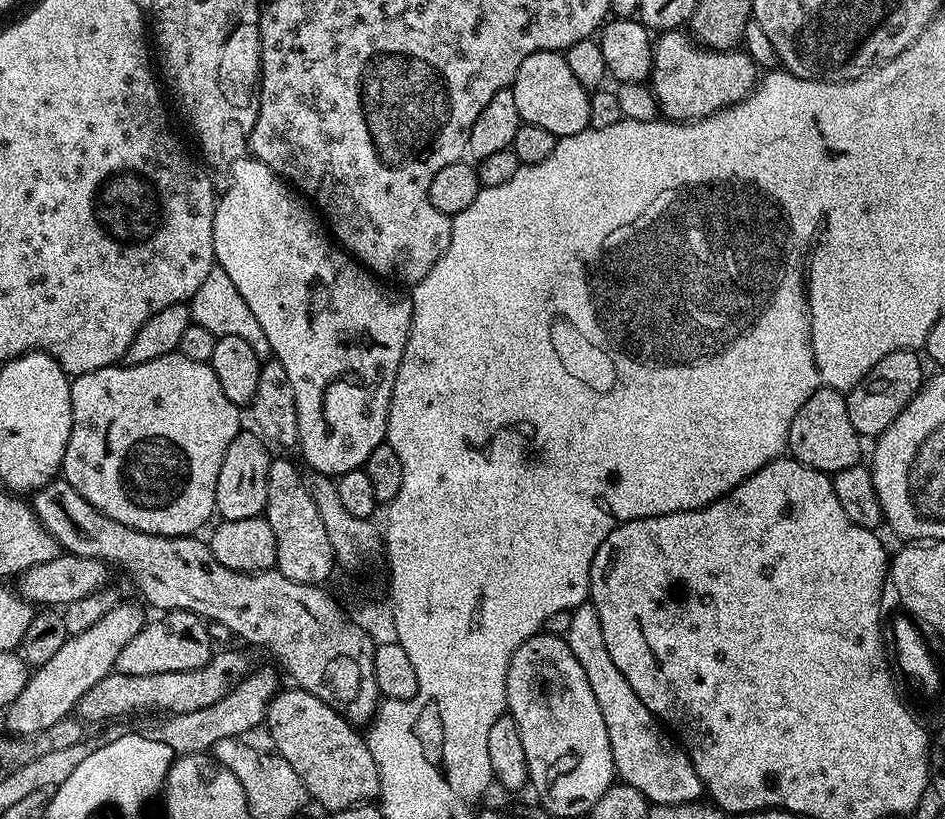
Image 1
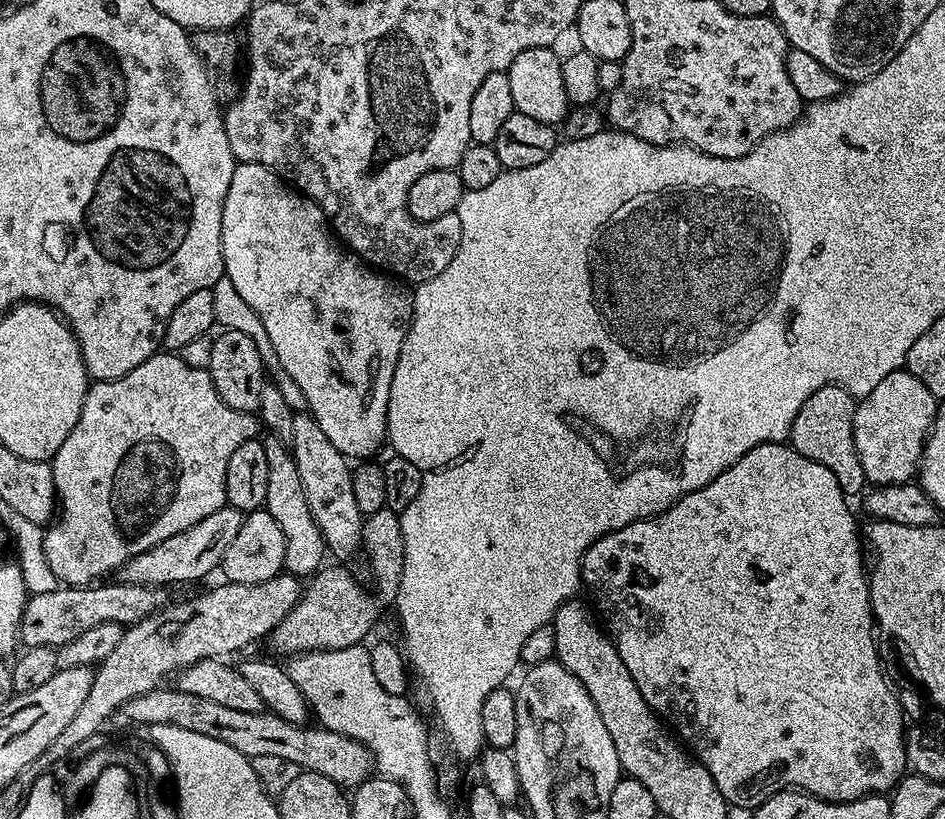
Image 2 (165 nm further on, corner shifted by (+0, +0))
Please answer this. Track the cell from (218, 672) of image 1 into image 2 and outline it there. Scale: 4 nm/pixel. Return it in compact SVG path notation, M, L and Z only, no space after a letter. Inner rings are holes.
M385 506L374 514L364 517L362 526L363 555L368 555L368 564L372 567L372 580L376 583L376 593L367 592L350 573L347 567L321 567L307 581L300 593L300 601L278 622L270 634L270 641L280 652L299 654L301 652L325 652L342 650L355 644L363 645L364 639L372 632L376 619L386 604L396 599L402 582L402 566L406 566L406 546L402 542L402 526L397 513Z

